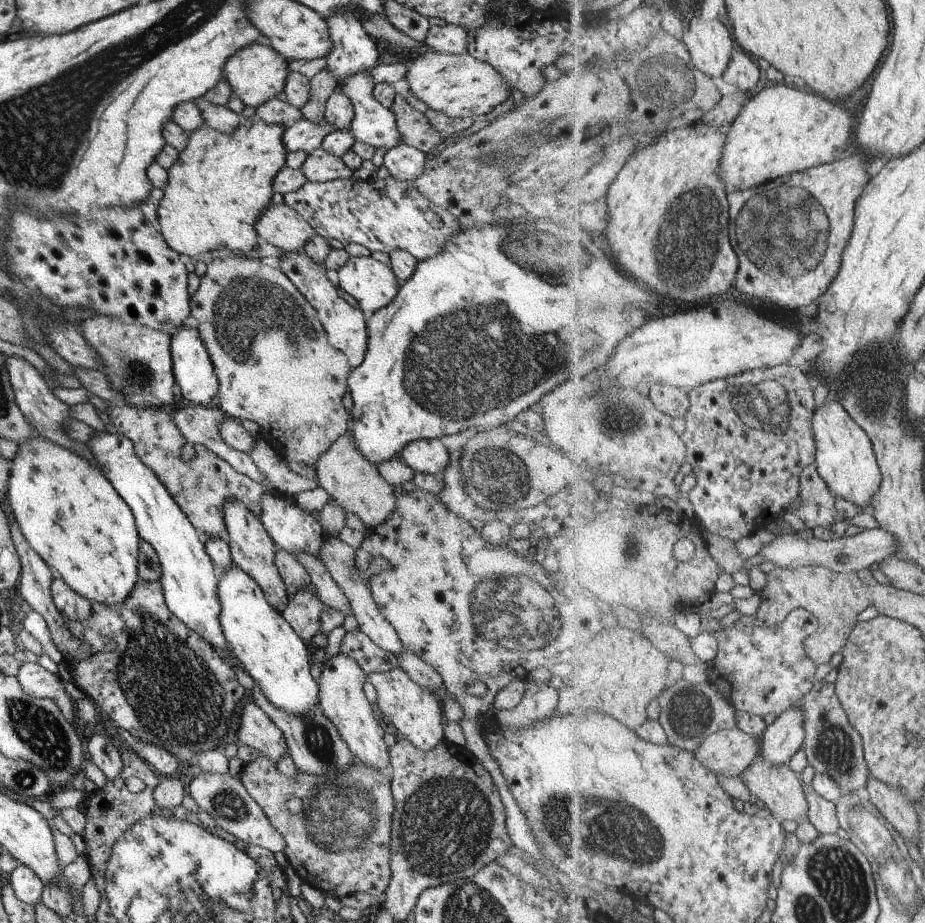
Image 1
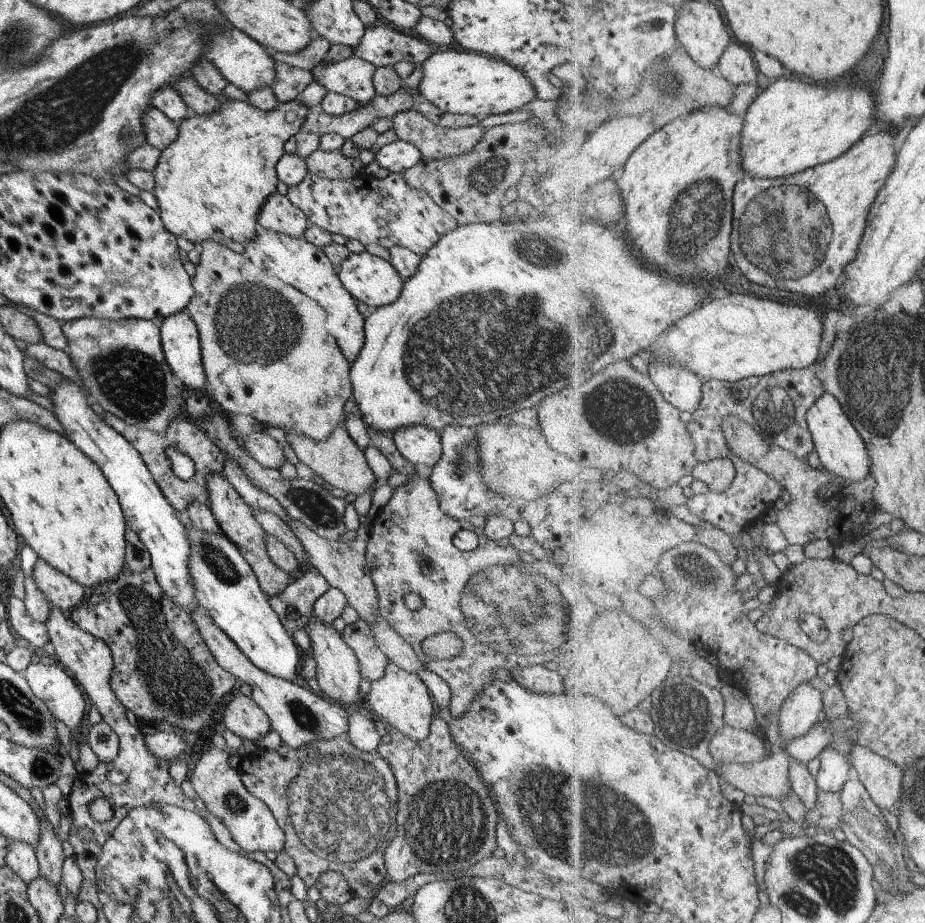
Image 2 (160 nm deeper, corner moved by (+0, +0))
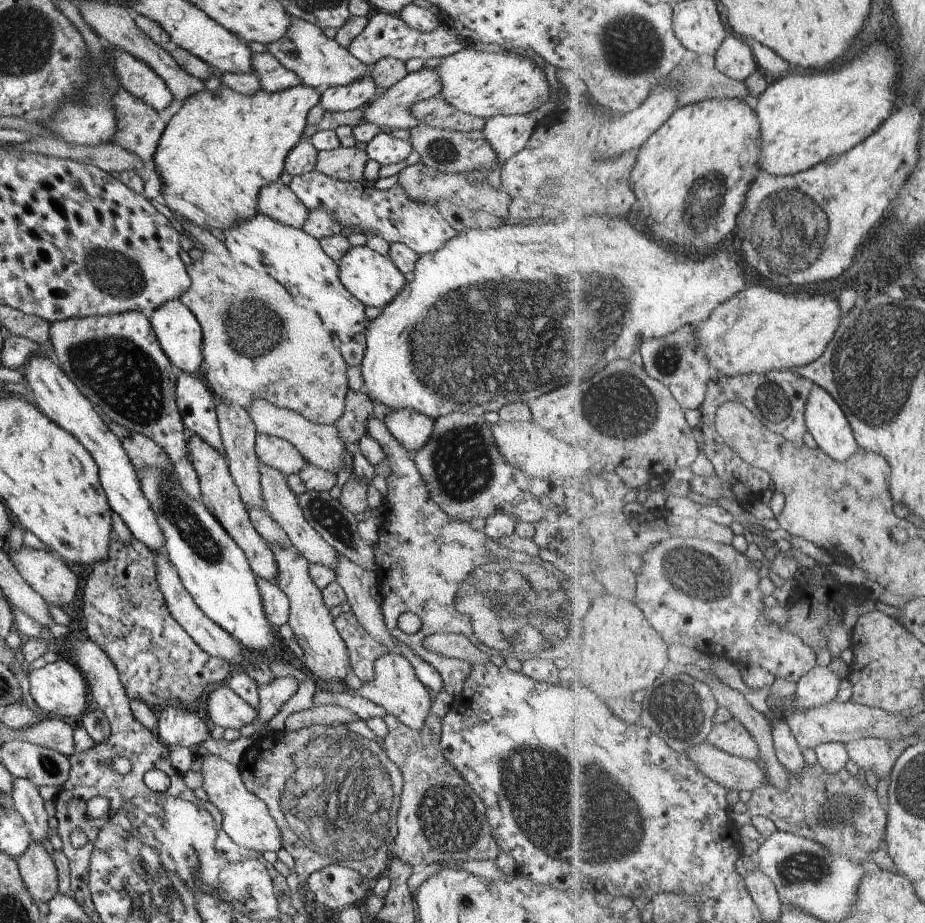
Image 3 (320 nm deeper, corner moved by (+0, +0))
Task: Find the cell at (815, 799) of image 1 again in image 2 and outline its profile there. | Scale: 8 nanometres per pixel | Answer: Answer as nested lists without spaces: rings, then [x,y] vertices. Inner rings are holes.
[[[789,756],[789,782],[791,791],[795,793],[803,804],[812,809],[818,801],[818,784],[816,777],[808,769],[808,763],[798,761],[795,757]]]

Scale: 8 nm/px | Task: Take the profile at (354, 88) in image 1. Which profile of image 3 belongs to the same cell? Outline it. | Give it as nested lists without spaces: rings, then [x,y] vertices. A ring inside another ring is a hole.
[[[291,17],[286,33],[266,48],[281,66],[291,71],[300,82],[314,89],[325,89],[334,85],[348,85],[351,81],[369,74],[371,67],[359,62],[345,47],[329,38],[315,23]]]

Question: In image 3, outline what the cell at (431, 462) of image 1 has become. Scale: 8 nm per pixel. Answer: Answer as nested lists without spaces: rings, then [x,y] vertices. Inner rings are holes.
[[[403,407],[387,411],[382,423],[409,455],[418,451],[427,438],[431,438],[433,430],[432,420],[428,416]]]

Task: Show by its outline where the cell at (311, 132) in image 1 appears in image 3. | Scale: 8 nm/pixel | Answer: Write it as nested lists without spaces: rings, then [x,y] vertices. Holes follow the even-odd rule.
[[[421,67],[415,72],[407,73],[399,82],[389,87],[385,92],[377,94],[371,98],[369,104],[365,104],[366,108],[362,111],[362,122],[373,123],[379,128],[402,128],[410,130],[416,127],[419,122],[413,118],[410,113],[409,106],[416,102],[434,97],[440,94],[441,83],[435,68]]]

